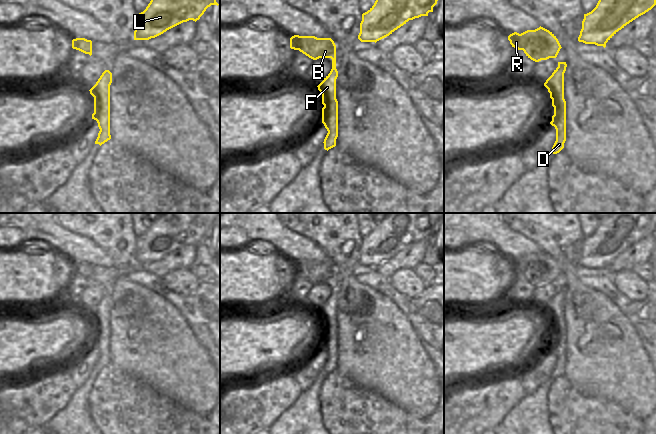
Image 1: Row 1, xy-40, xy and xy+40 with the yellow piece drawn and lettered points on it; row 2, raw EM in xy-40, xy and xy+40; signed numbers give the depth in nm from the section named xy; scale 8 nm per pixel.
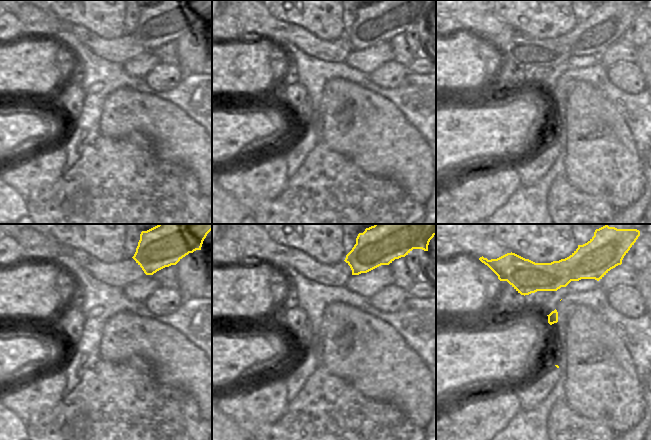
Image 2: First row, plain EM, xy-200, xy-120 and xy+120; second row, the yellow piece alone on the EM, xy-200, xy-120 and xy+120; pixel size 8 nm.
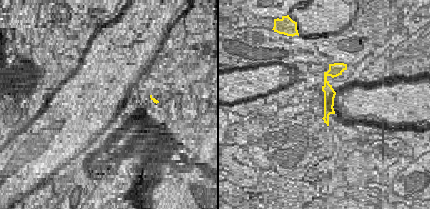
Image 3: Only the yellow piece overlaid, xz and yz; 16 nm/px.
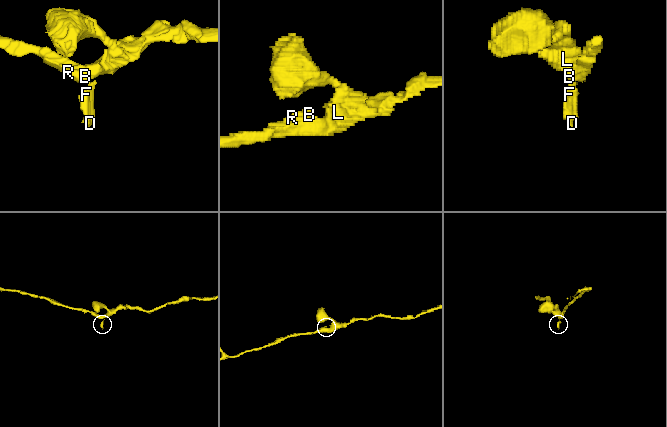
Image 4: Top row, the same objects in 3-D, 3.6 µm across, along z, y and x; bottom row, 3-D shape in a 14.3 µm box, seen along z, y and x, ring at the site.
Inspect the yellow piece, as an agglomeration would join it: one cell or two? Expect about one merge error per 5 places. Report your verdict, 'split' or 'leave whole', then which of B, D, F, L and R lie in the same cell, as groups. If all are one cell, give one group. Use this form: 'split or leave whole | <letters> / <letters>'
leave whole | B D F L R

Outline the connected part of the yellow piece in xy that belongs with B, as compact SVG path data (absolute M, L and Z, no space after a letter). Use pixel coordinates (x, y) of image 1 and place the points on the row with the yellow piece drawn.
M294 35L290 38L290 48L299 50L309 58L331 58L332 69L324 80L317 86L322 93L322 123L328 133L324 139L324 149L336 146L338 137L338 101L336 99L336 45L331 38L317 38L315 36Z

